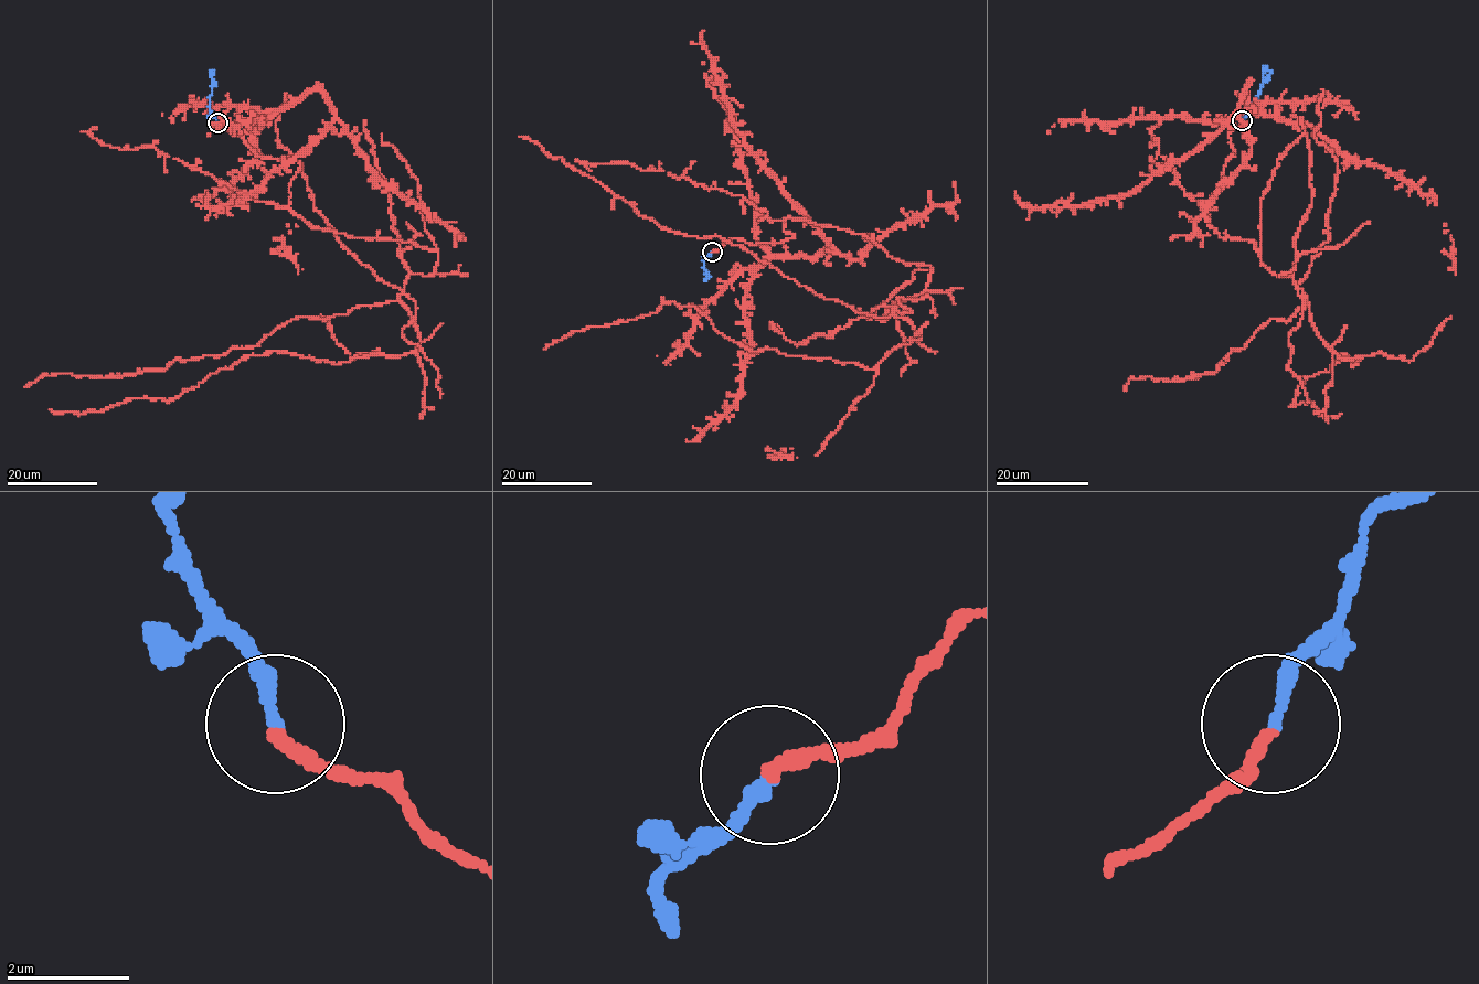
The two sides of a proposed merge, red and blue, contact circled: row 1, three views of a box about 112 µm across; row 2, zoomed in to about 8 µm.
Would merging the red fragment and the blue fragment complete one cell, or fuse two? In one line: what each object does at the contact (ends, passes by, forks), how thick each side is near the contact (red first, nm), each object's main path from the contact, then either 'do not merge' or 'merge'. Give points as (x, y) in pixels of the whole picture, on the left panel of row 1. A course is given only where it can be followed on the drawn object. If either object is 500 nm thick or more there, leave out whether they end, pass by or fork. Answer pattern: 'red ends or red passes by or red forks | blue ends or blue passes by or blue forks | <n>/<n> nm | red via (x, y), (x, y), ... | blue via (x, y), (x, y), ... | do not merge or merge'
red ends | blue ends | 200/200 nm | red via (216, 124), (297, 161), (310, 224), (437, 253), (397, 297), (419, 345), (50, 408) | blue via (216, 122), (209, 105), (212, 71) | merge

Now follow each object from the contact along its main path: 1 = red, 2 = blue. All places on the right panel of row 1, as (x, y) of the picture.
1: (1243, 120), (1209, 224), (1290, 274), (1316, 333), (1362, 357), (1297, 388), (1296, 404), (1342, 413)
2: (1243, 119), (1254, 102), (1267, 66)

